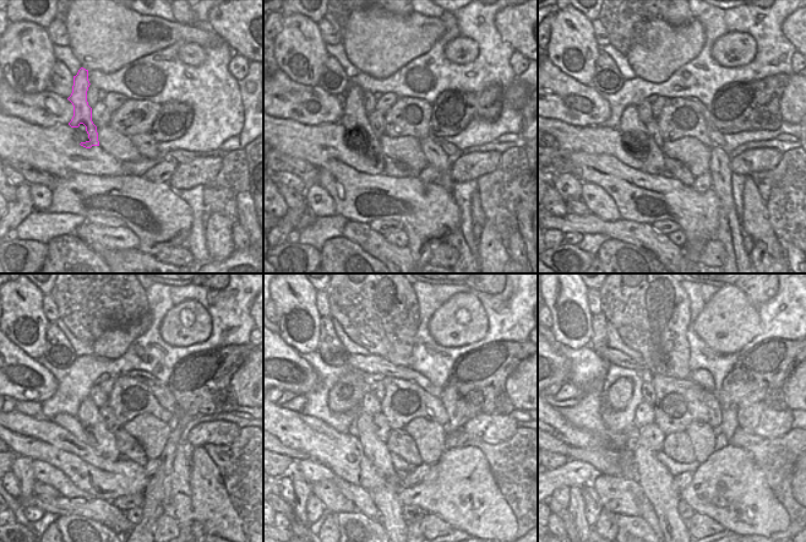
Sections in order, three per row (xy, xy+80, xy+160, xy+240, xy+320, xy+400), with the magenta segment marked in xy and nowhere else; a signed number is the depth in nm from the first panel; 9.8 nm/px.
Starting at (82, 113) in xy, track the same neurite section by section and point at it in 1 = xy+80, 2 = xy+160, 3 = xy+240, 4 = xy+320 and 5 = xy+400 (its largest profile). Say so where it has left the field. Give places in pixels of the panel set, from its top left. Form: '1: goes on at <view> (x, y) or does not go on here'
1: goes on at xy+80 (354, 119)
2: goes on at xy+160 (642, 146)
3: goes on at xy+240 (102, 440)
4: goes on at xy+320 (385, 497)
5: goes on at xy+400 (655, 480)

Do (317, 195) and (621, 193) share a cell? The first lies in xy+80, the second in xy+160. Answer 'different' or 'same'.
different

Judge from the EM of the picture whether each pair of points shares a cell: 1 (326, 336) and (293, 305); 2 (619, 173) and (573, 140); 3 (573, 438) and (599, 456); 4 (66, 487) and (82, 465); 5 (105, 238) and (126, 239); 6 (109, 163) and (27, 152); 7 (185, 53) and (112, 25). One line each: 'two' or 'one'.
1: two
2: two
3: two
4: two
5: one
6: one
7: two

